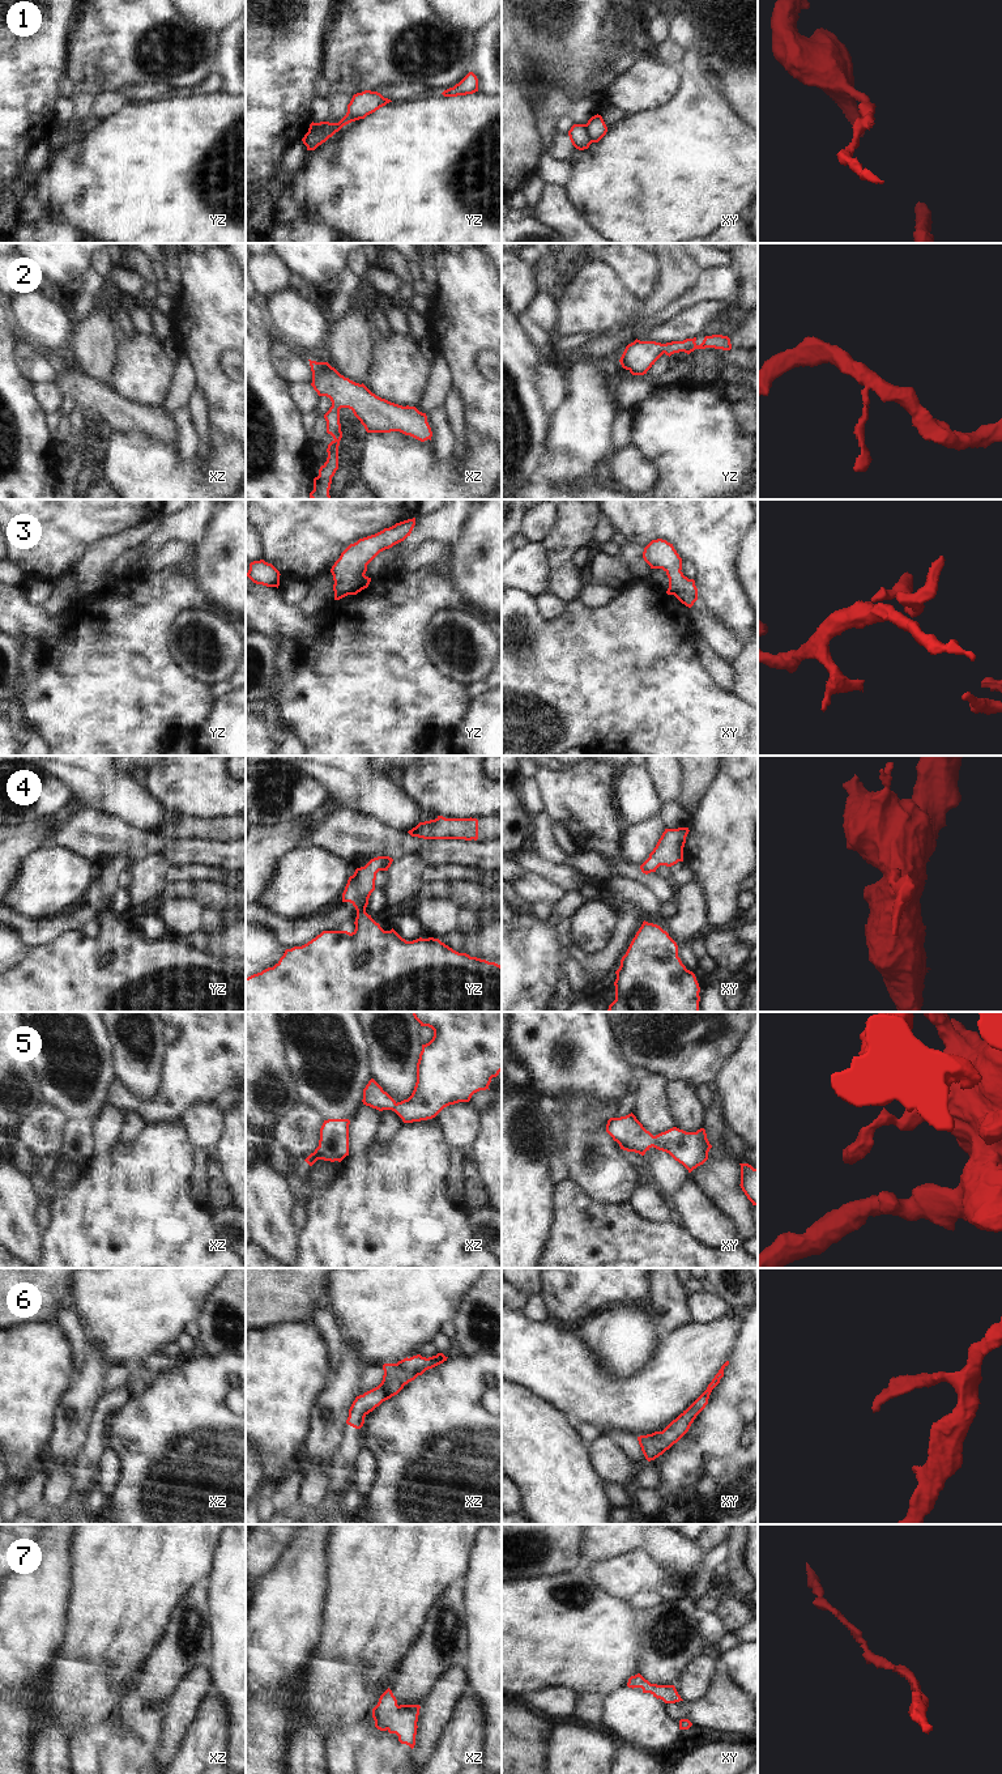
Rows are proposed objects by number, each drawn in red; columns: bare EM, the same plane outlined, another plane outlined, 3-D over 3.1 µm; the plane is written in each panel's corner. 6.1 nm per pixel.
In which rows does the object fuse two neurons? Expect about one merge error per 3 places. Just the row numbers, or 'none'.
1.

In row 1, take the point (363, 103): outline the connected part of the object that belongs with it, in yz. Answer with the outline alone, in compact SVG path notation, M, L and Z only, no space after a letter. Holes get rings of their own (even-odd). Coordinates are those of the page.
M364 90L362 93L357 93L353 95L350 103L347 105L346 115L338 123L312 122L306 135L324 132L325 136L332 137L344 126L359 119L364 119L367 115L375 112L389 102L392 101L384 98L378 92Z

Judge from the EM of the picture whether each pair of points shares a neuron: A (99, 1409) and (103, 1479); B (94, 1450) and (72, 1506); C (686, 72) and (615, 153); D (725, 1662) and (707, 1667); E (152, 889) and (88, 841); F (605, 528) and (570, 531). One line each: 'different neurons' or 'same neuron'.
A: different neurons
B: same neuron
C: same neuron
D: different neurons
E: different neurons
F: different neurons

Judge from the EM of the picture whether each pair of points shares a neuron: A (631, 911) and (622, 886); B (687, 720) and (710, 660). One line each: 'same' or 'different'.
A: different
B: different

